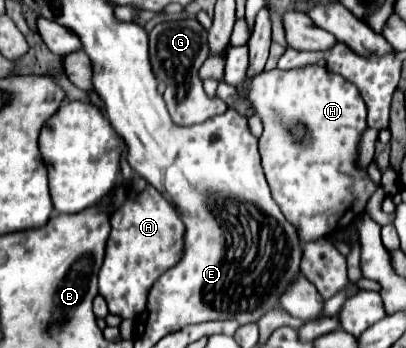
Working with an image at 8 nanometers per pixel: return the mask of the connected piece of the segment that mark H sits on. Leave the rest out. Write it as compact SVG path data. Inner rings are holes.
M229 46L225 58L225 82L235 88L245 86L249 96L247 100L251 102L251 108L263 122L259 152L273 200L279 204L283 216L297 226L301 240L311 242L327 234L333 234L341 226L341 220L351 210L351 206L353 220L361 216L365 212L367 200L377 190L377 184L369 178L367 170L359 166L359 140L367 130L367 110L357 86L319 64L293 70L263 70L249 80L247 46Z

